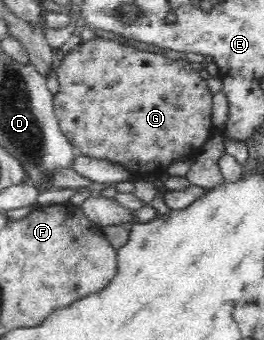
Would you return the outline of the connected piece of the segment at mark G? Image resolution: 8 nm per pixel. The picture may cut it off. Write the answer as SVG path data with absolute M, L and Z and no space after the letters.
M95 37L89 41L82 41L77 47L71 49L60 61L56 69L56 75L58 76L57 80L60 84L60 89L53 95L54 113L56 114L61 132L66 135L72 147L76 148L78 155L120 164L132 176L136 172L146 171L147 174L155 177L161 171L166 170L170 164L173 164L173 160L181 158L181 156L190 159L198 156L199 152L202 151L205 141L214 139L212 136L214 126L211 122L211 107L214 94L207 87L207 81L199 75L199 72L192 69L186 60L168 59L165 55L139 50L131 44L115 42L115 40L103 37Z

